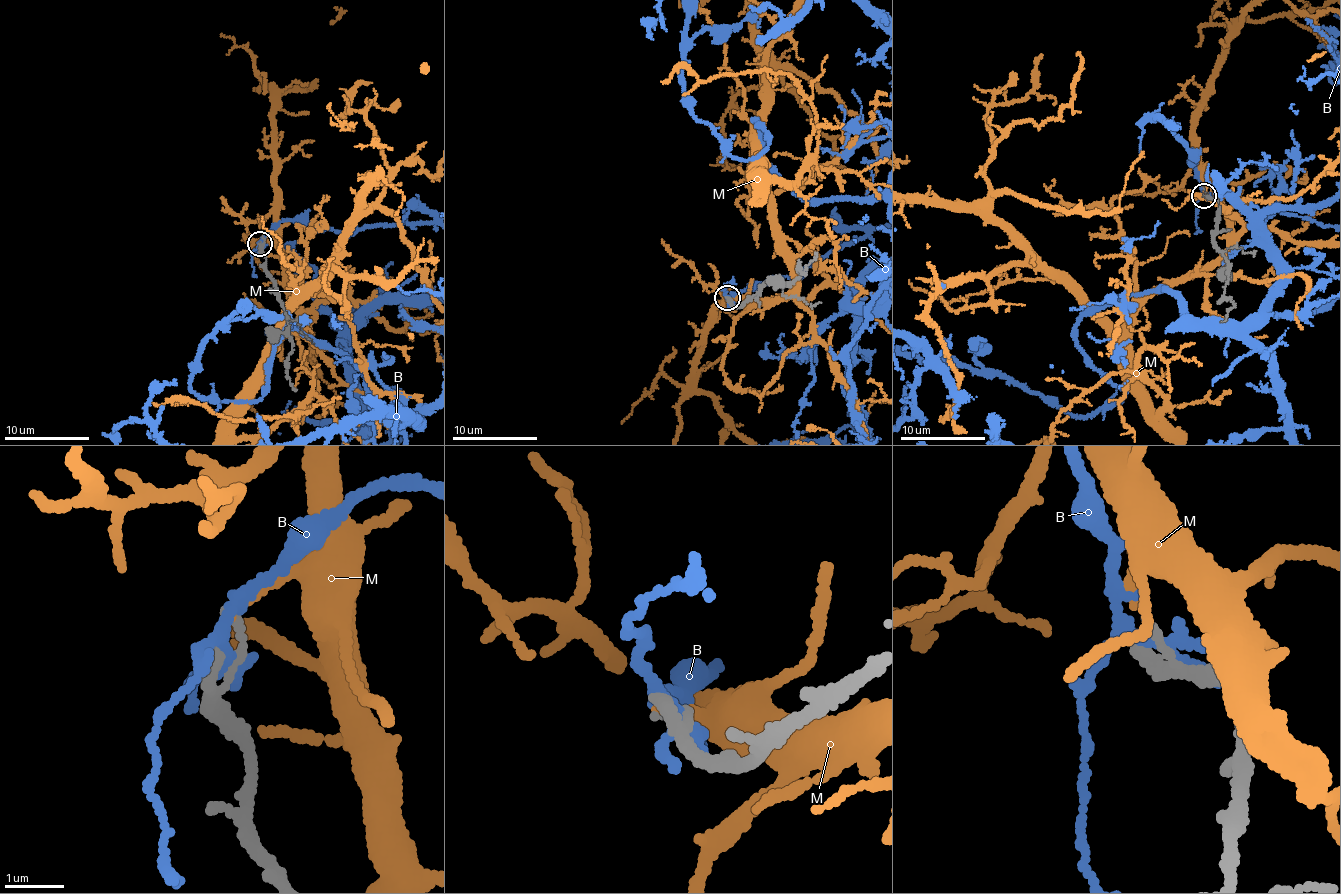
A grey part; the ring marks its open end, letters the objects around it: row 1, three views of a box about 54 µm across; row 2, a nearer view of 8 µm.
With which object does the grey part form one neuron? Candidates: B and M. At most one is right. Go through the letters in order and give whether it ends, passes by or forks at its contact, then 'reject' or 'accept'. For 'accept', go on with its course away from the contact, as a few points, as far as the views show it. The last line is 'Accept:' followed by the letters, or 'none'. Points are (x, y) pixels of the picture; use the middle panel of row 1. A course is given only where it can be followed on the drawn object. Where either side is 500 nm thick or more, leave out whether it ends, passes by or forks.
B: it passes by; reject
M: it ends; reject
Accept: none

